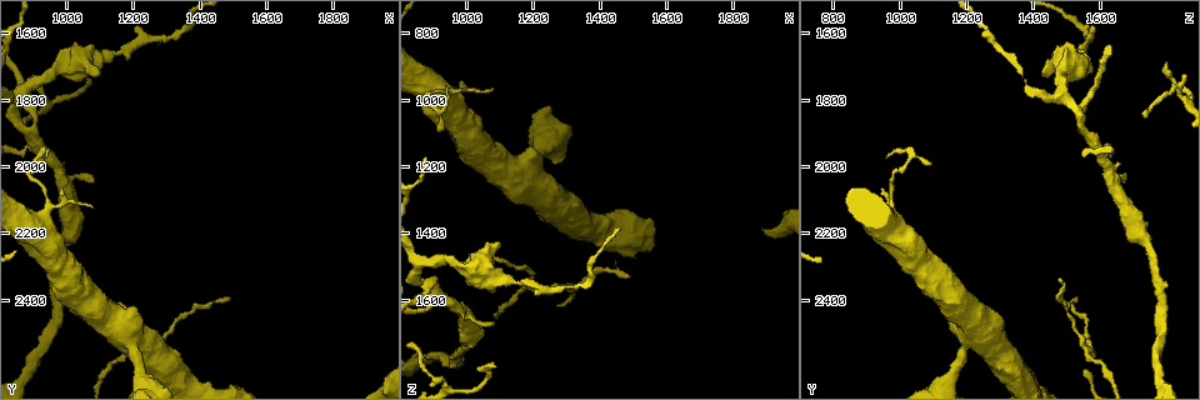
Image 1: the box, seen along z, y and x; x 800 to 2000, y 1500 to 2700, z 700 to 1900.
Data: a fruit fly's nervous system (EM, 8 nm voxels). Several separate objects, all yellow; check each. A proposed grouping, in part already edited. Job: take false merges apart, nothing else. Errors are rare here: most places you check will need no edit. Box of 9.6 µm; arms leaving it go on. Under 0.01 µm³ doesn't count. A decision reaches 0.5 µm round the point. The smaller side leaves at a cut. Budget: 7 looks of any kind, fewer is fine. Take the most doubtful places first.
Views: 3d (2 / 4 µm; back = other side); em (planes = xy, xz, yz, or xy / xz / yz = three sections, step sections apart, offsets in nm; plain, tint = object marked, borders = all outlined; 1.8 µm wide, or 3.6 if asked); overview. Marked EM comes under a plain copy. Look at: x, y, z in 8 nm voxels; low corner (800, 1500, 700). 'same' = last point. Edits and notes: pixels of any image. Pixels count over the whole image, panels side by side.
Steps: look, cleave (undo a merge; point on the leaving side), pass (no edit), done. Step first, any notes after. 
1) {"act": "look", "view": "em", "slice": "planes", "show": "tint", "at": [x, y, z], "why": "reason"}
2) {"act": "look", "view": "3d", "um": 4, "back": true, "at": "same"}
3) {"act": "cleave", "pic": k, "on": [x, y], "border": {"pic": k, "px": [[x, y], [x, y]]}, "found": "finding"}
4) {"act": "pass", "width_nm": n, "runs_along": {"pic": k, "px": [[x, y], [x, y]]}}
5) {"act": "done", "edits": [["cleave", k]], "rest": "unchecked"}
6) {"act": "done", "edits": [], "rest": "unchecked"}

{"act": "look", "view": "3d", "um": 2, "at": [1000, 2230, 1740], "why": "calibre changes"}

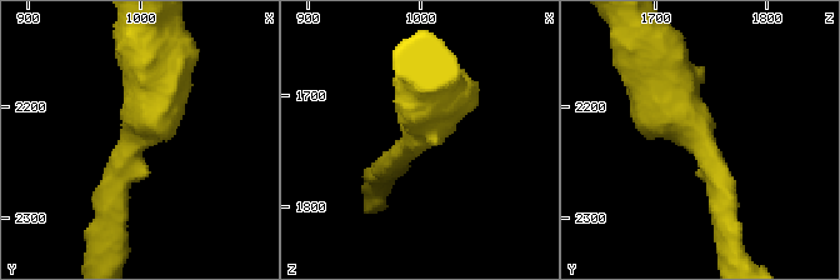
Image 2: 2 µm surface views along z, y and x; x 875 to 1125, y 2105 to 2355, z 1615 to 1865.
{"act": "look", "view": "em", "slice": "planes", "show": "tint", "at": [996, 2234, 1740], "arm_widths_nm": [200, 460], "why": "need the tissue"}

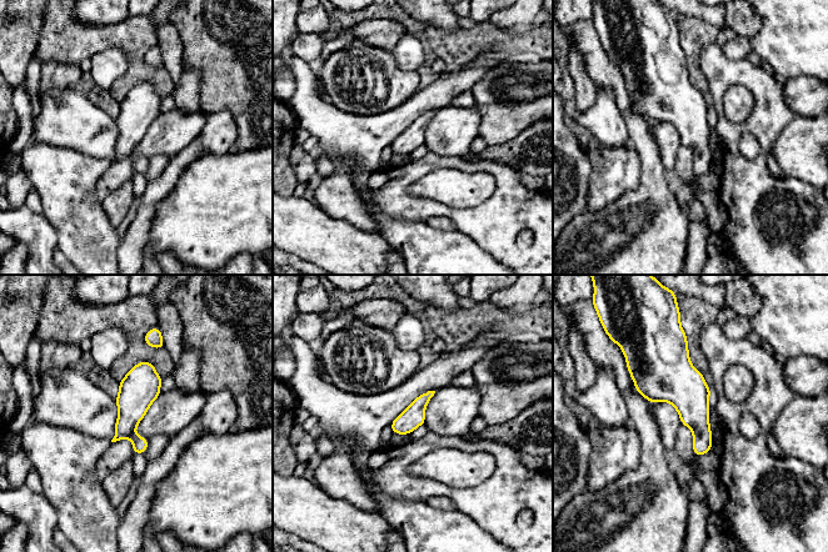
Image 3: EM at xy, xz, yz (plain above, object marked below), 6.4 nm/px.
{"act": "pass", "found": "all the same neuron"}

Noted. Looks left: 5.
{"act": "look", "view": "3d", "um": 2, "at": [900, 1760, 1840], "why": "abrupt turn"}

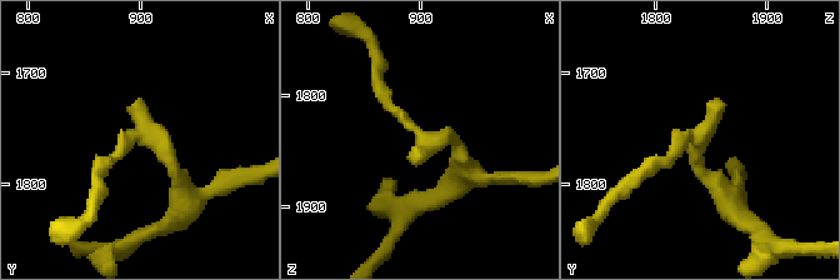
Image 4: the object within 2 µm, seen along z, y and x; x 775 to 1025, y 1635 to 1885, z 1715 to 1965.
{"act": "look", "view": "em", "slice": "xy", "step": 4, "show": "tint", "at": [900, 1760, 1838]}

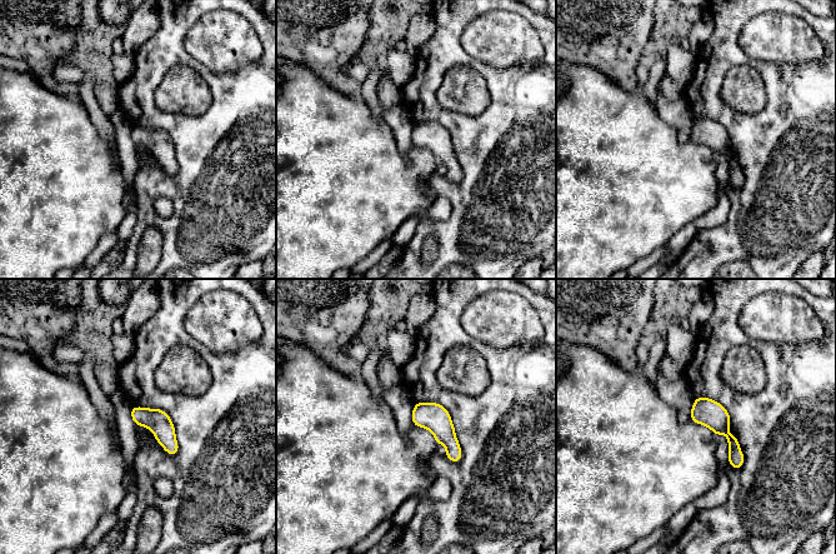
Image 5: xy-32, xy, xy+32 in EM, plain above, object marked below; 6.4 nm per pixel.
{"act": "look", "view": "em", "slice": "planes", "show": "borders", "at": "same"}

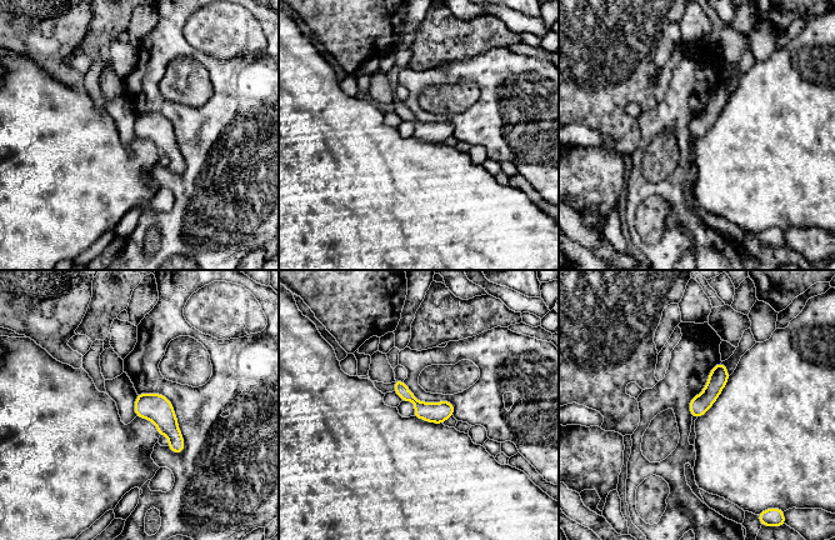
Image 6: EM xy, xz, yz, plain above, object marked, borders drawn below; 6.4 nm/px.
{"act": "pass", "found": "continuous, no second neuron"}

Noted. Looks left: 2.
{"act": "look", "view": "em", "slice": "xy", "step": 8, "show": "tint", "at": [870, 1890, 1550], "why": "narrows sharply"}

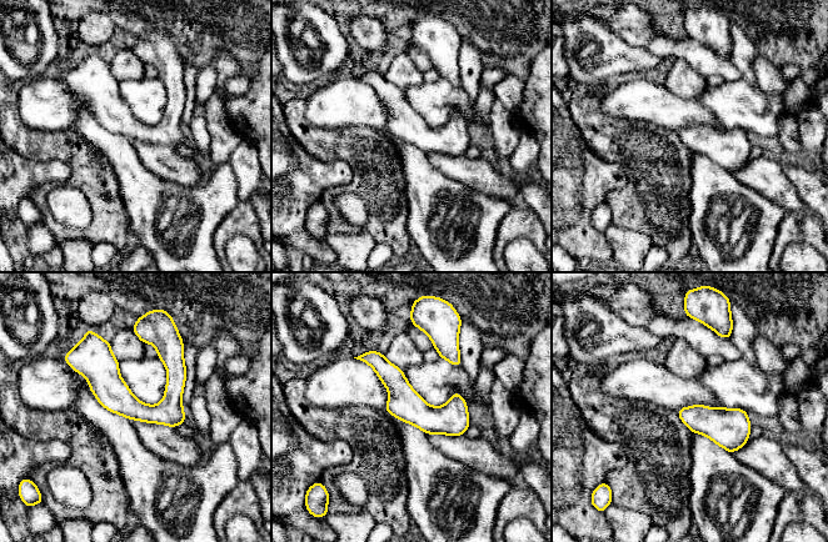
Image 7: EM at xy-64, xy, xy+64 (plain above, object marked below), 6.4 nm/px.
{"act": "pass", "width_nm": 190, "found": "all the same neuron"}

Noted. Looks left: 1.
{"act": "done", "edits": [], "rest": "unchecked"}

